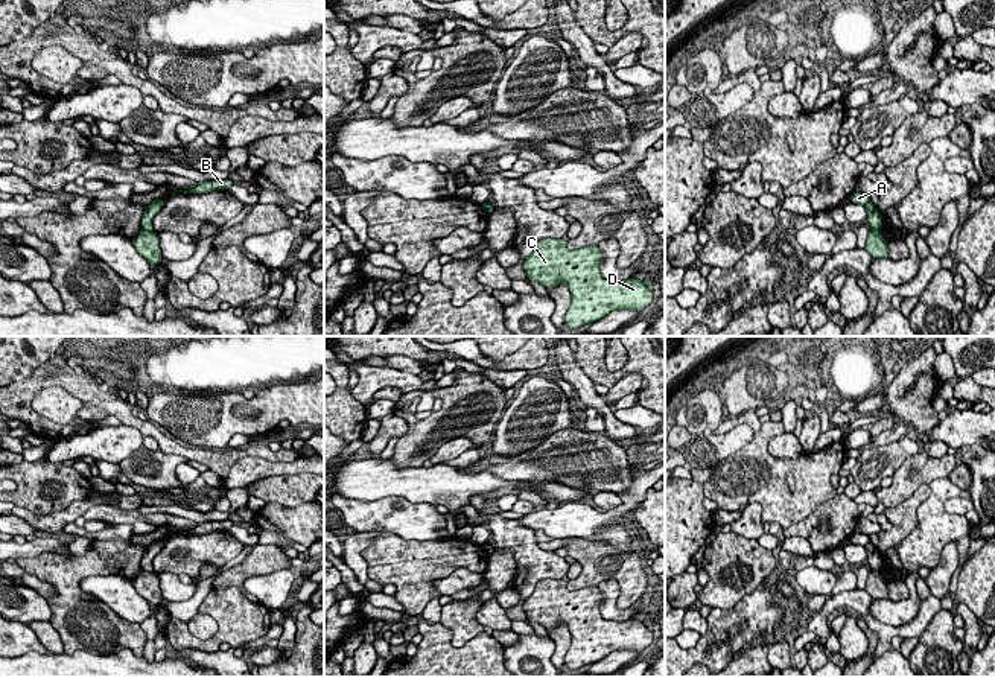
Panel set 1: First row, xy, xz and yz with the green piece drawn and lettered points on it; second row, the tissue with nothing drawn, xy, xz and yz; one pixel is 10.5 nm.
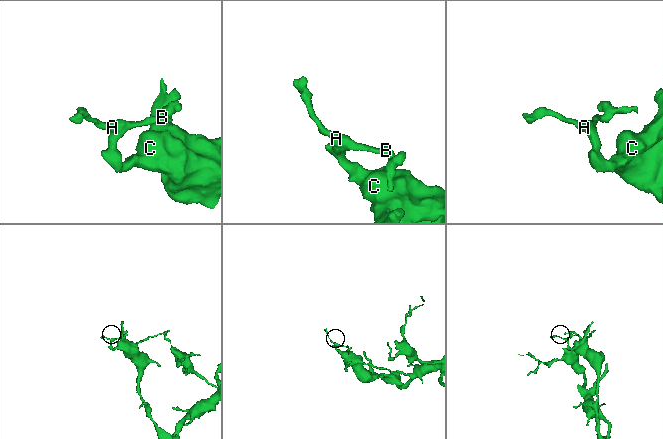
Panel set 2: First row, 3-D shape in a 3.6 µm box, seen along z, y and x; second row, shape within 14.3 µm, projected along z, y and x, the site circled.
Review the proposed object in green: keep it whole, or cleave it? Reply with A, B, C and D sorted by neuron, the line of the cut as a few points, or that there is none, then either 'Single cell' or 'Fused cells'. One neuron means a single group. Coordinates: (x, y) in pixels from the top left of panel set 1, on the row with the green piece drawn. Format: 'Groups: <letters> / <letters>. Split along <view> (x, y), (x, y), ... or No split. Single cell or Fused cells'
Groups: A B / C D. Split along xy (143, 228), (151, 232). Fused cells

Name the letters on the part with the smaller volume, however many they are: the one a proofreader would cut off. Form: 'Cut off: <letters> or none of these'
Cut off: A, B

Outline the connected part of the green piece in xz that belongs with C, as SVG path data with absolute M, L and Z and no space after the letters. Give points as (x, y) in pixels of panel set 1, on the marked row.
M564 239L537 242L523 262L529 281L554 289L561 280L571 291L571 306L564 315L569 329L595 323L612 310L633 309L642 312L653 301L650 281L630 278L607 280L601 275L602 253L598 245L571 251Z

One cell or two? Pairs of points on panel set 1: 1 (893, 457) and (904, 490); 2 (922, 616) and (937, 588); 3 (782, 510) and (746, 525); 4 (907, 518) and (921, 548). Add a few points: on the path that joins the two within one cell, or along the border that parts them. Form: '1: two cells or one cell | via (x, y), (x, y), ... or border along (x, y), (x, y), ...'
1: two cells | border along (918, 452), (910, 455), (892, 476)
2: two cells | border along (931, 594), (940, 600)
3: two cells | border along (749, 502), (756, 502), (761, 507), (762, 525)
4: two cells | border along (928, 496), (918, 508), (918, 524), (893, 548)

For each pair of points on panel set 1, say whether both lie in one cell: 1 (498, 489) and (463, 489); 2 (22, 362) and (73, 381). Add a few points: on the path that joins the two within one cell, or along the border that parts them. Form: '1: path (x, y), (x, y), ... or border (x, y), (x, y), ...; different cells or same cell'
1: path (489, 489), (472, 489); same cell
2: border (54, 355), (15, 382); different cells

